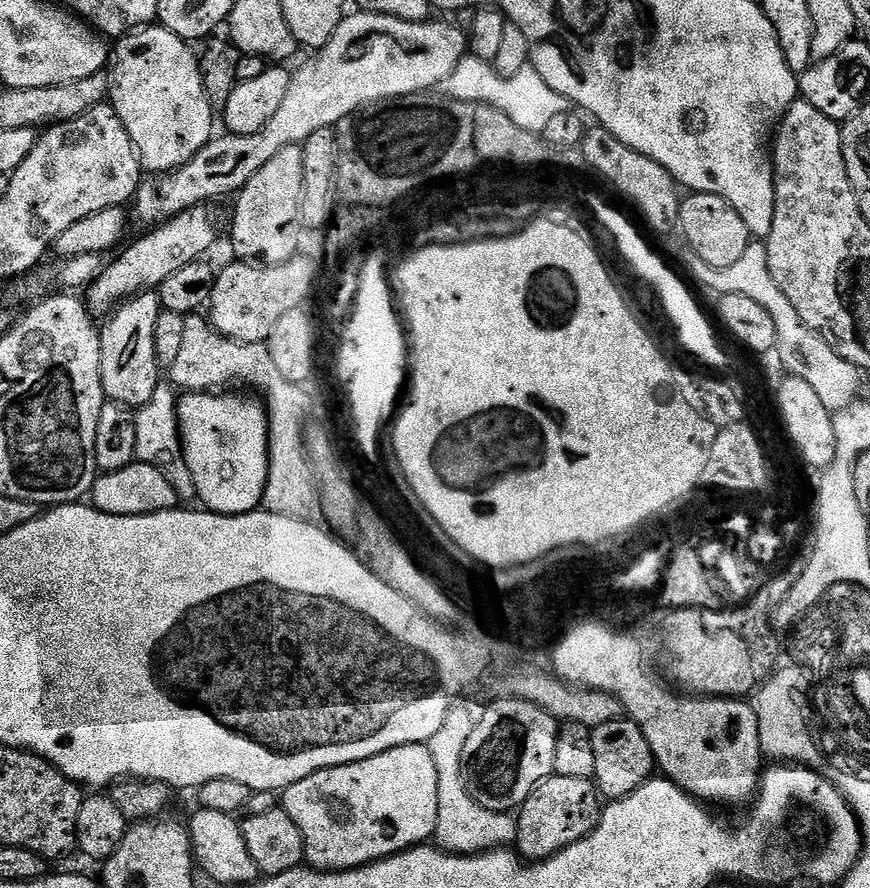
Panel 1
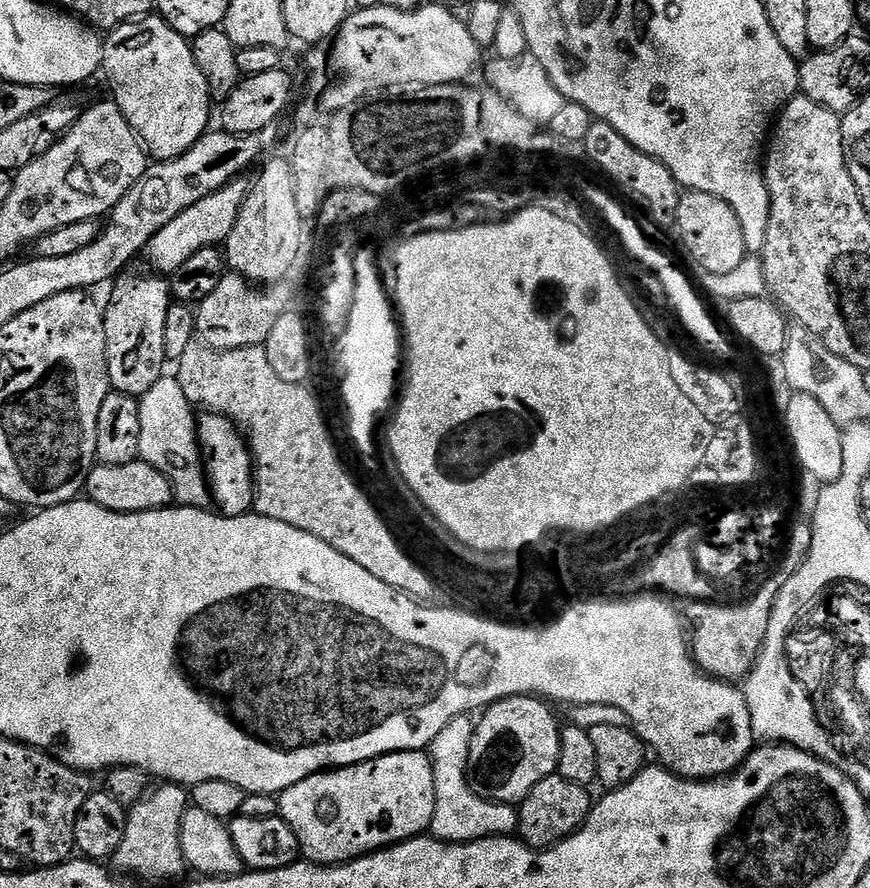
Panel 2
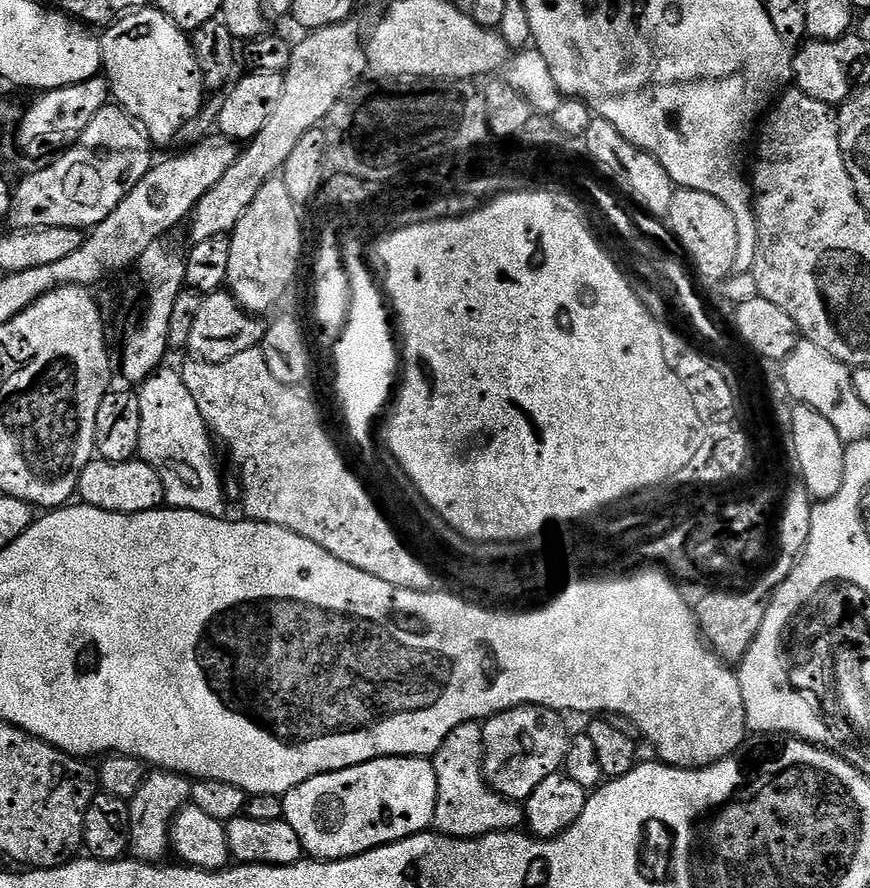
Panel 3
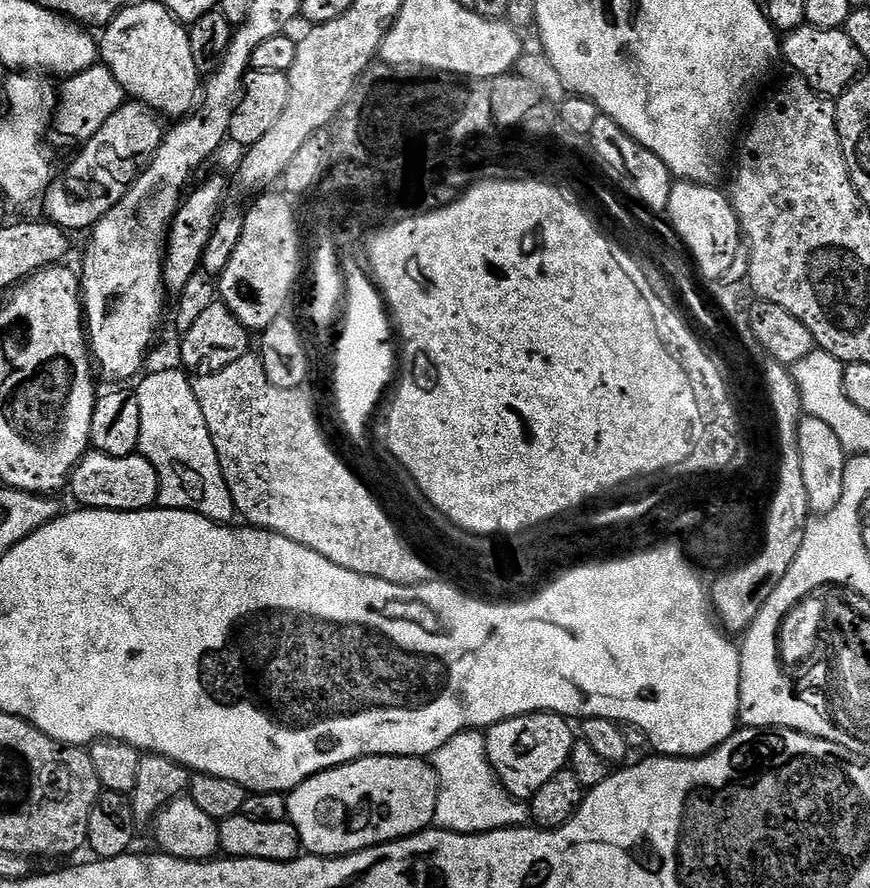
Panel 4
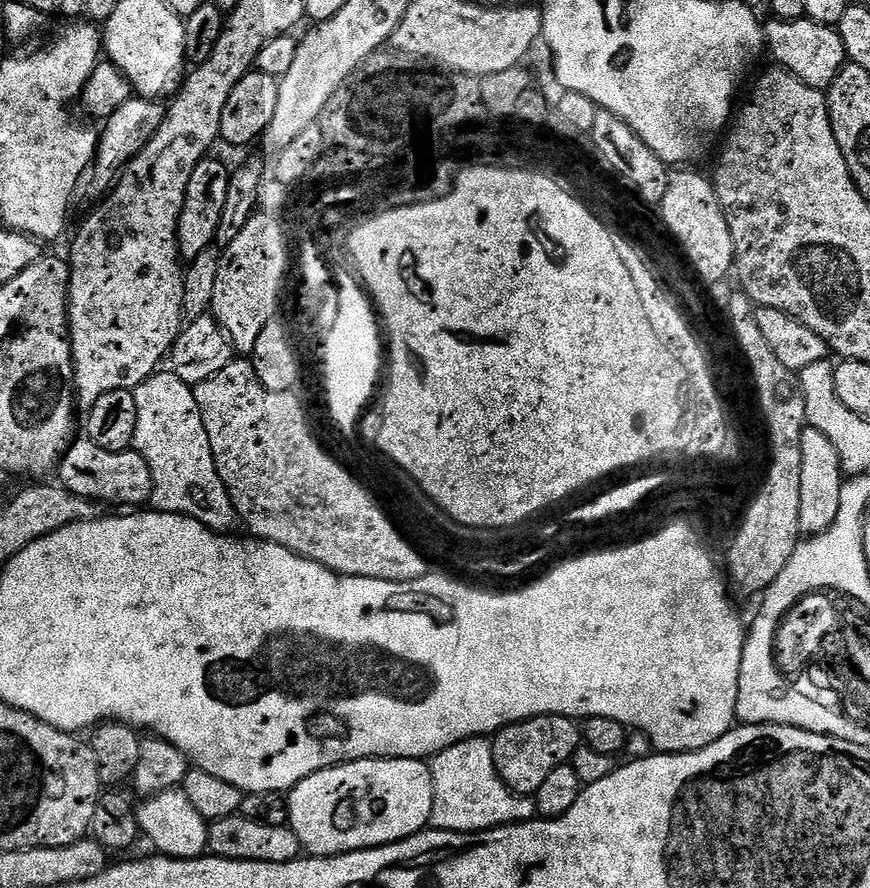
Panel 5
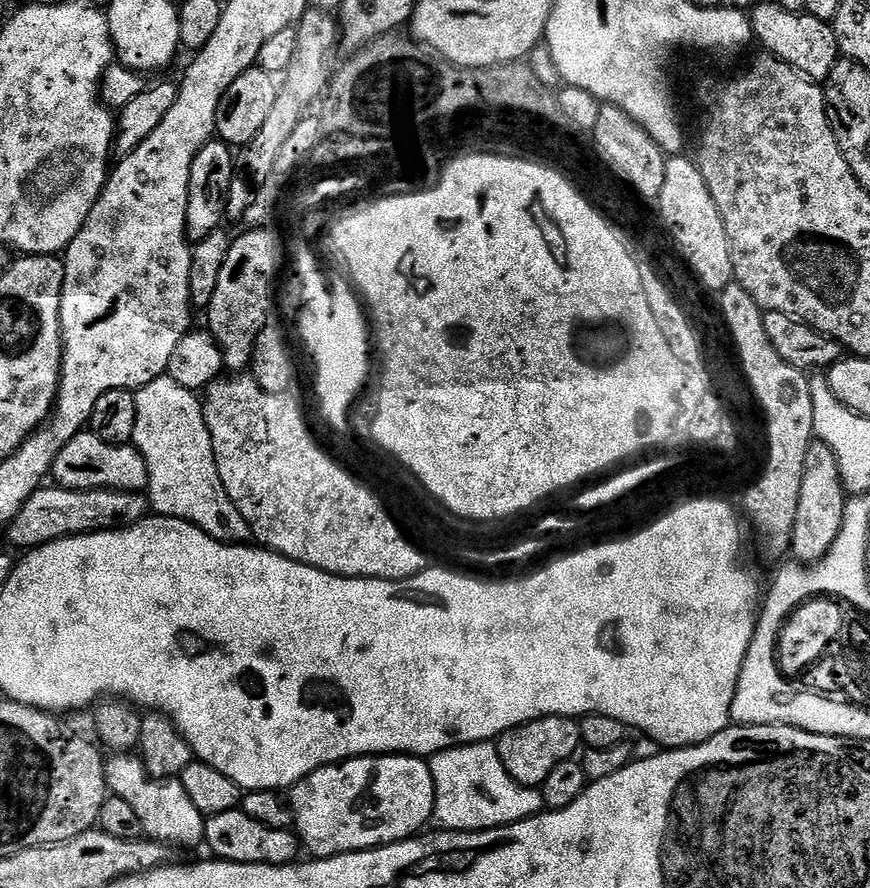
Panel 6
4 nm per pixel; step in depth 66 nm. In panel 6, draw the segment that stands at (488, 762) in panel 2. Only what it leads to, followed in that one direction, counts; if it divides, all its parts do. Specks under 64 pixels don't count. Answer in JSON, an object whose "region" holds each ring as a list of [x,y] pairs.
{"region":[[[543,716],[540,720],[531,720],[529,724],[519,724],[499,737],[498,747],[502,766],[512,777],[528,788],[540,788],[550,778],[550,770],[558,762],[573,759],[577,755],[576,747],[581,747],[580,726],[575,719],[566,716]]]}

